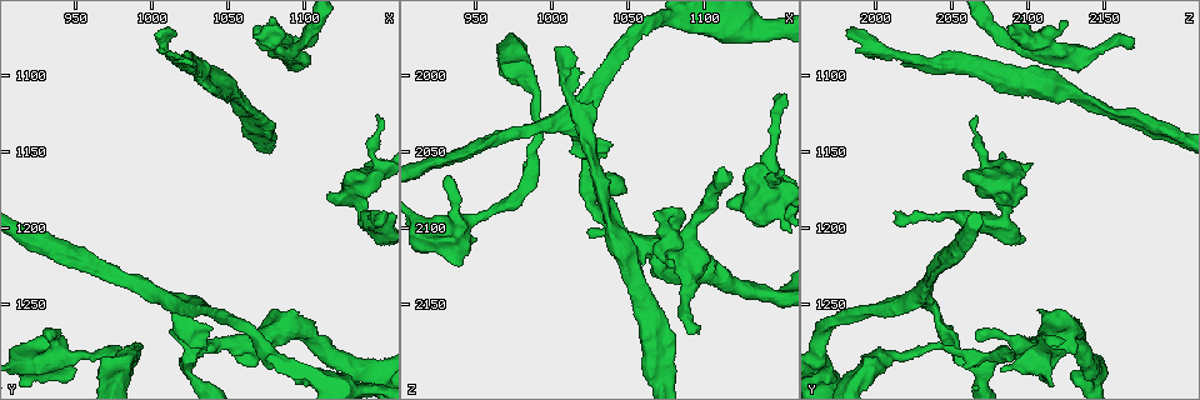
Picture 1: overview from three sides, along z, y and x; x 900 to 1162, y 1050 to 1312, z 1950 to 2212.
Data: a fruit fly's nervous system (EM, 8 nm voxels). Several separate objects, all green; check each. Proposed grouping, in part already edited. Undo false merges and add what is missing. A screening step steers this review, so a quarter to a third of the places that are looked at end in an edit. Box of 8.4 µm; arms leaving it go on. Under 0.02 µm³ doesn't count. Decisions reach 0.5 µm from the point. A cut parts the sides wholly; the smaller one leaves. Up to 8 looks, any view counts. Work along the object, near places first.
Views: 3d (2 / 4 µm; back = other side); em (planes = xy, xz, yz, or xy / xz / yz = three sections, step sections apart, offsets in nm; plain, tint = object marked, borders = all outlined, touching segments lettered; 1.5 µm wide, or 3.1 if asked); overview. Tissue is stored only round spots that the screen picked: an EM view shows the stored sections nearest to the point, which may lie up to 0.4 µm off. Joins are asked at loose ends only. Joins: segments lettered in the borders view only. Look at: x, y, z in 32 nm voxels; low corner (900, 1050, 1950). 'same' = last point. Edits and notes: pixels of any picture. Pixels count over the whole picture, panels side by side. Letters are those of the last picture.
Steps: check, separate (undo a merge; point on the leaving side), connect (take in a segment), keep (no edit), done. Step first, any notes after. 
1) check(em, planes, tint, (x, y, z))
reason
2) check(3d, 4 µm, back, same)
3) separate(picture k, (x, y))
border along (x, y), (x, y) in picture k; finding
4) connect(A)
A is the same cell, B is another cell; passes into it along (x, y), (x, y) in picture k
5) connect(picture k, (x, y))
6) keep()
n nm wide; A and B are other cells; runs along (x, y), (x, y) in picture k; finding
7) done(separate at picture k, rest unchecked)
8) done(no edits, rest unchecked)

check(em, planes, borders, (1018, 1088, 1996))
free end

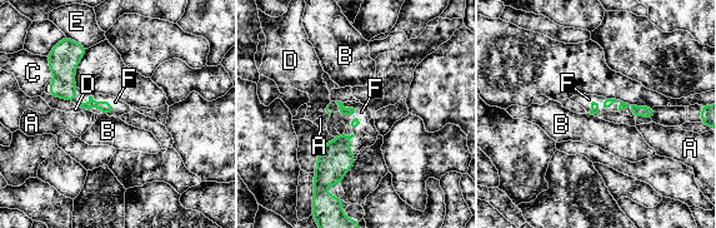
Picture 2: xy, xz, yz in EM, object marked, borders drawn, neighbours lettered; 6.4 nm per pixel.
connect(picture 2, (121, 108))
F is the same cell, A, B, C, D and E are other cells; passes into it along (105, 107), (94, 102), (121, 108) in picture 2; it goes on there

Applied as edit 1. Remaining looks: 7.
check(3d, 2 µm, (1148, 1126, 2064))
free end

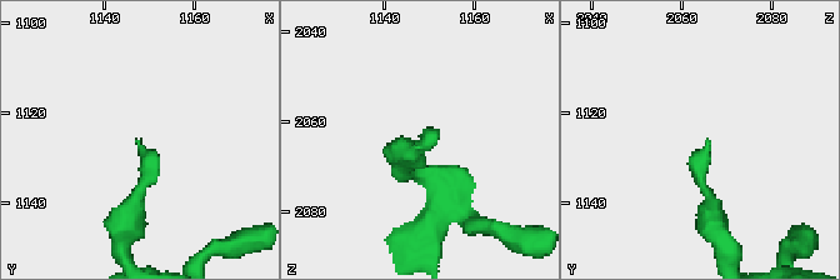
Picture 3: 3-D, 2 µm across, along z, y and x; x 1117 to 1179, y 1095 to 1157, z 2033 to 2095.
check(em, planes, borders, (1148, 1127, 2066))
now the EM

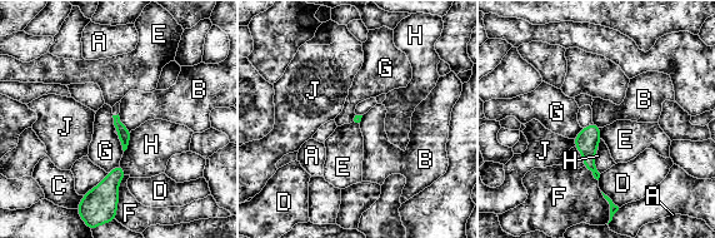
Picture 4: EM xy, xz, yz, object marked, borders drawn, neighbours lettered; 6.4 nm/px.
keep()
A, B, C, D, E, F, G, H and J are other cells; border along (118, 114), (121, 123), (130, 132) in picture 4; no lettered segment goes on from it

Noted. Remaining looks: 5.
check(em, planes, tint, (1094, 1082, 2166))

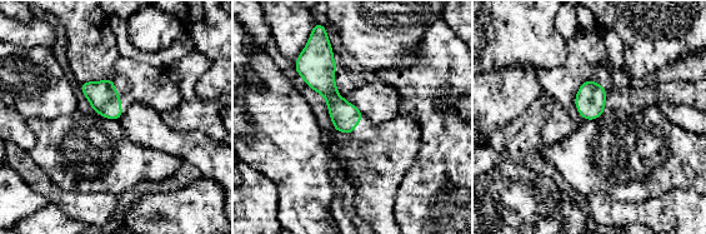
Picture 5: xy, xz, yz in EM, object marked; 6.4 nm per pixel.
check(em, planes, borders, same)

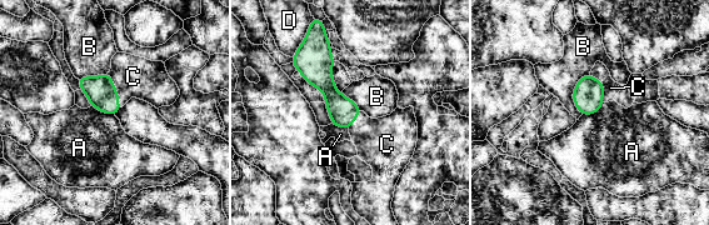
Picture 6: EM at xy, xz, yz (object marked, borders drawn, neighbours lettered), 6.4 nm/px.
connect(picture 6, (133, 76))
190 nm wide; C is the same cell, A, B and D are other cells; passes into it along (100, 91), (116, 90), (133, 76) in picture 6; the cell continues

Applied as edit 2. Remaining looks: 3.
done(connect at picture 2, connect at picture 6, rest unchecked)

